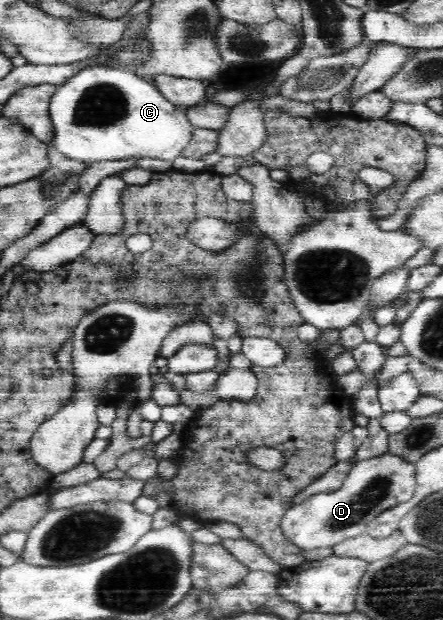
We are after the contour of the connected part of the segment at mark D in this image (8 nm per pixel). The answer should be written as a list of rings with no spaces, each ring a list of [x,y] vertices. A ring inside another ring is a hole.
[[[389,452],[375,459],[359,461],[352,466],[351,471],[343,480],[341,487],[333,491],[326,491],[312,495],[298,504],[293,504],[283,515],[281,530],[293,545],[303,549],[317,549],[319,547],[333,547],[341,541],[357,538],[366,534],[369,523],[380,513],[400,503],[409,501],[416,489],[416,463],[406,462],[405,459],[393,456]]]

